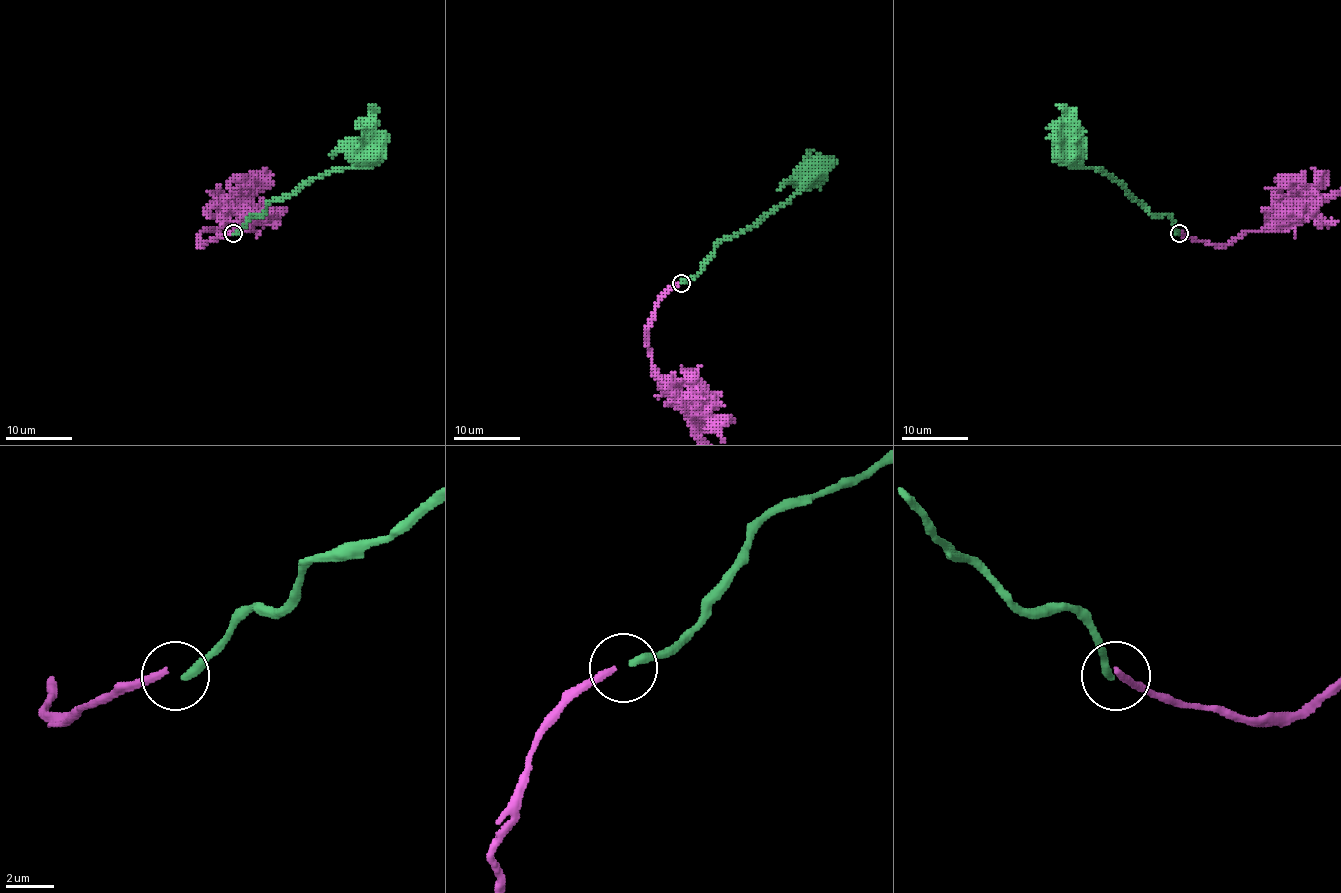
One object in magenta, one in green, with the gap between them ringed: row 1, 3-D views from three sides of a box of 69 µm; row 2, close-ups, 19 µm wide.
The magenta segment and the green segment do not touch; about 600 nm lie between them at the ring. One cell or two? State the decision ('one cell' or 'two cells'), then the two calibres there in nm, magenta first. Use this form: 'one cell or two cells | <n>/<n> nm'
two cells | 280/320 nm

